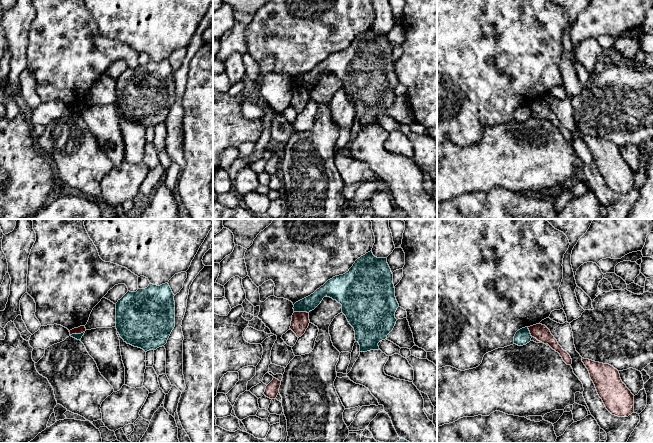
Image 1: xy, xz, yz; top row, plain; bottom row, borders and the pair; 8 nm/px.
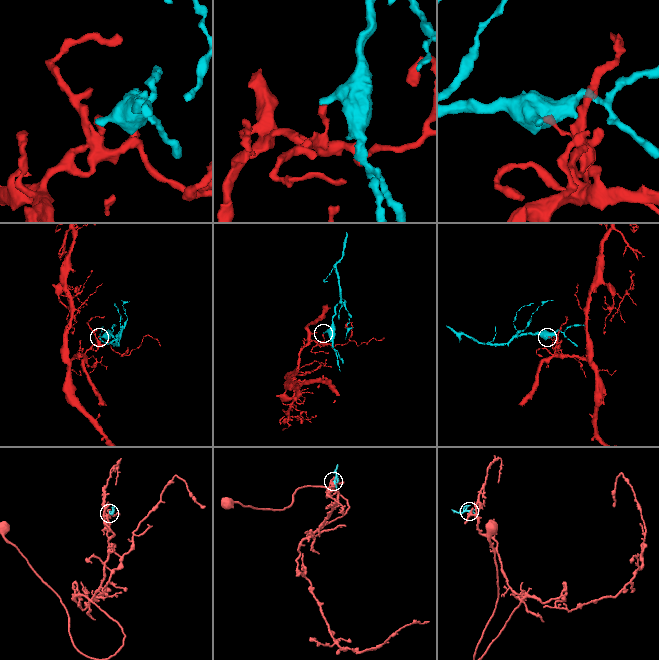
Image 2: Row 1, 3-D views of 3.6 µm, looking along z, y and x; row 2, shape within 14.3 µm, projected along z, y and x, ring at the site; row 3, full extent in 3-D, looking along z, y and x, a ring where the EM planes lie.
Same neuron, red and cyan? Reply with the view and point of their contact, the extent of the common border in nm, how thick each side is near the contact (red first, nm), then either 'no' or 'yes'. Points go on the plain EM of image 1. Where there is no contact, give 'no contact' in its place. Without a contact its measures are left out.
xy (77, 109) | 120 nm | 60/50 nm | no

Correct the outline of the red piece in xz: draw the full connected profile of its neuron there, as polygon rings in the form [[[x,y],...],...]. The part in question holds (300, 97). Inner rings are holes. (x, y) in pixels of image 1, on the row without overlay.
[[[294,88],[292,91],[292,97],[290,105],[296,110],[299,114],[301,113],[310,99],[309,89],[307,88]]]

